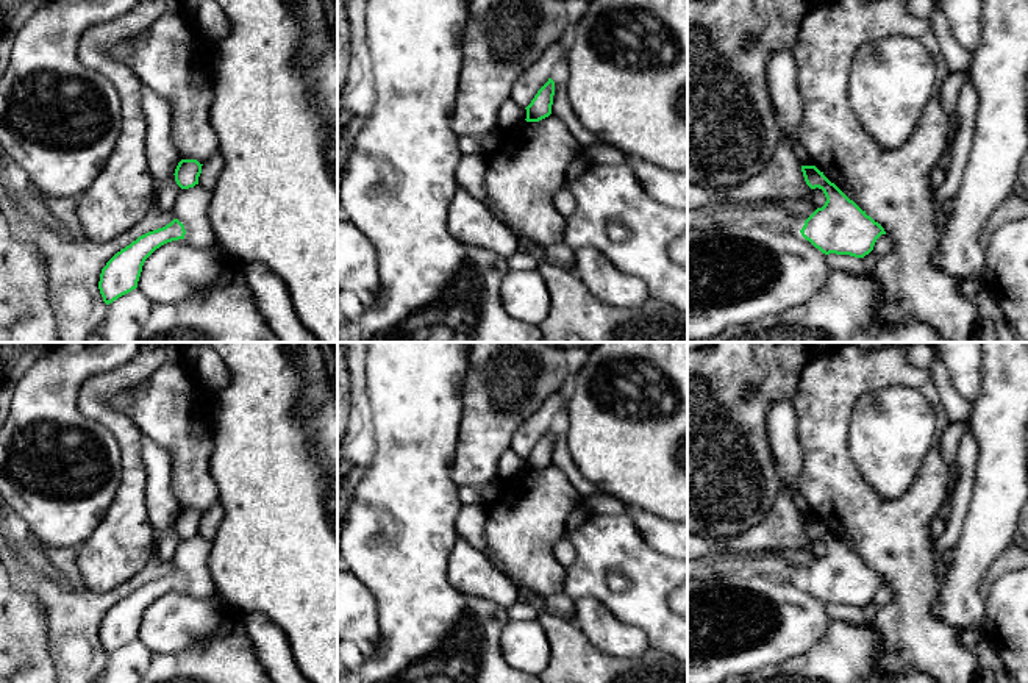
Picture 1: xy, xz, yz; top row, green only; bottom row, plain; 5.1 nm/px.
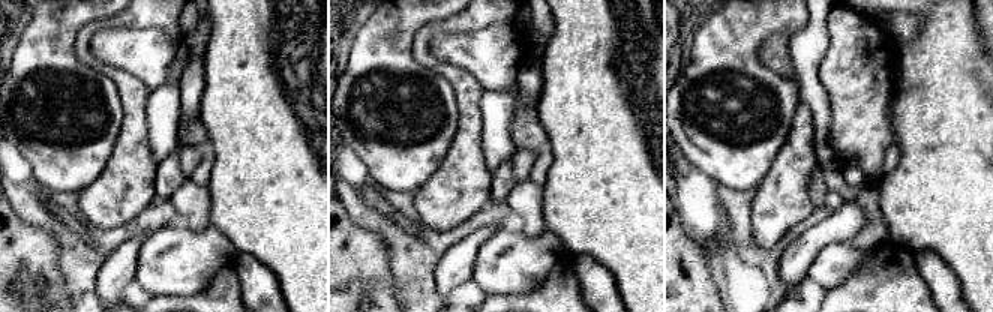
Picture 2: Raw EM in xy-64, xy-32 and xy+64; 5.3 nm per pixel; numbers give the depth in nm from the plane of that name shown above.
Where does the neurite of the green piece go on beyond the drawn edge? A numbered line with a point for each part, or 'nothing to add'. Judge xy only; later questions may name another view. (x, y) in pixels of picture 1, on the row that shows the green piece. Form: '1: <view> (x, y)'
nothing to add

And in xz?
nothing to add

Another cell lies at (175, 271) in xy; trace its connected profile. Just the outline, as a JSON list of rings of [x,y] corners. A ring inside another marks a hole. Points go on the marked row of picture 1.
[[[184,239],[167,242],[145,259],[137,289],[142,291],[153,305],[181,302],[212,284],[228,256],[219,242],[206,249],[195,249]]]

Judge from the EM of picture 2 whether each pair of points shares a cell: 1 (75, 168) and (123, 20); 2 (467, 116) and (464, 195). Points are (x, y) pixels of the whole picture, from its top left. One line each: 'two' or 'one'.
1: two
2: one

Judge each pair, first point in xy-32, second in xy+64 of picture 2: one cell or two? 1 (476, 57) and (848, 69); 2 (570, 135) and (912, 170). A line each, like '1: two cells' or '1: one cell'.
1: one cell
2: one cell

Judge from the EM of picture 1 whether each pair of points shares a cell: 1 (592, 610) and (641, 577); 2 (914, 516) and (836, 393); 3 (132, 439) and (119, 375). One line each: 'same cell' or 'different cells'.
1: different cells
2: same cell
3: same cell

